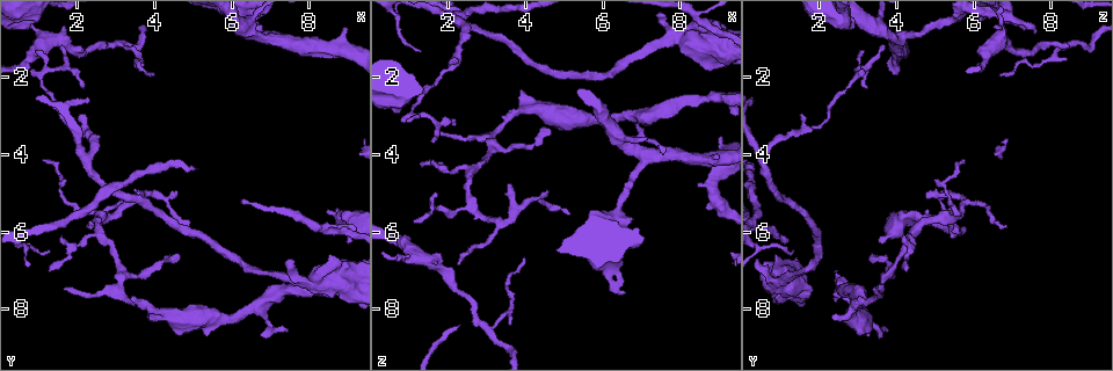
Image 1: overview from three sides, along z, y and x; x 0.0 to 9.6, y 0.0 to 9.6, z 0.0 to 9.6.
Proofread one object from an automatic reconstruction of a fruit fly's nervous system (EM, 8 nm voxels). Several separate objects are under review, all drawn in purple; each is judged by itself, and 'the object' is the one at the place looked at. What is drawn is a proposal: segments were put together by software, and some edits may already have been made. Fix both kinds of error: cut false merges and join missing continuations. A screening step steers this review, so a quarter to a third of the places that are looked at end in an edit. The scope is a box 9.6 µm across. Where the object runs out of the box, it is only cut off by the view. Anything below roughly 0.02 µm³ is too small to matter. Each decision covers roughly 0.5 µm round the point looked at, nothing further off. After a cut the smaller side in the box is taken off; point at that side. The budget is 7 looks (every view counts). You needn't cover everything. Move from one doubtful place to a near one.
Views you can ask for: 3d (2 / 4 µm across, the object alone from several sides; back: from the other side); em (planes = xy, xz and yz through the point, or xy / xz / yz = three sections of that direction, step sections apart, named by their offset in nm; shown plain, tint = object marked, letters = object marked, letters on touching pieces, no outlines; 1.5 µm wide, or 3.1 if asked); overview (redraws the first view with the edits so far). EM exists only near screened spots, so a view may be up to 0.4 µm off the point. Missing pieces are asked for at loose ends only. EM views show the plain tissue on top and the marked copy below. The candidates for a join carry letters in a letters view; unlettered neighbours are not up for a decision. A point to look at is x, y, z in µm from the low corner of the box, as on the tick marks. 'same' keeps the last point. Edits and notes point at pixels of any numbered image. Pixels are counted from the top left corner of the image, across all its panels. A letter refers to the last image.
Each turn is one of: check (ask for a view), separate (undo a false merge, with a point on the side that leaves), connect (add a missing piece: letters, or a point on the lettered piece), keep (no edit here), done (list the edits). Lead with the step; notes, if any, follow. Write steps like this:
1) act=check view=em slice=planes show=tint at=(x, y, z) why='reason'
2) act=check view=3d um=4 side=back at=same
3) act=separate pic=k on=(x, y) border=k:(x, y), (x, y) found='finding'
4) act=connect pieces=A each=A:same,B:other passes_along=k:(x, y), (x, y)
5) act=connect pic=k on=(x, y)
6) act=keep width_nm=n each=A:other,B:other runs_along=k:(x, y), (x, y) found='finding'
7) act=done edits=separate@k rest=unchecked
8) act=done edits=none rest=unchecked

act=check view=em slice=xy step=4 show=letters at=(1.30, 6.50, 1.35) why='an open end'

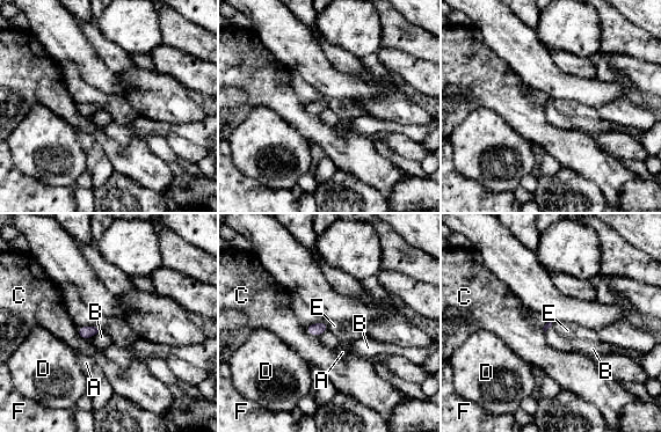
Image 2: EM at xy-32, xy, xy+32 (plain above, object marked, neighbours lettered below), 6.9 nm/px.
act=keep each=A:other,B:other,C:other,D:other,E:other,F:other border=2:(329, 323), (327, 328) found='none of them fits'

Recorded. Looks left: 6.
act=check view=em slice=xz step=4 show=tint at=(3.15, 7.15, 3.70) why='two arms in line, one across'

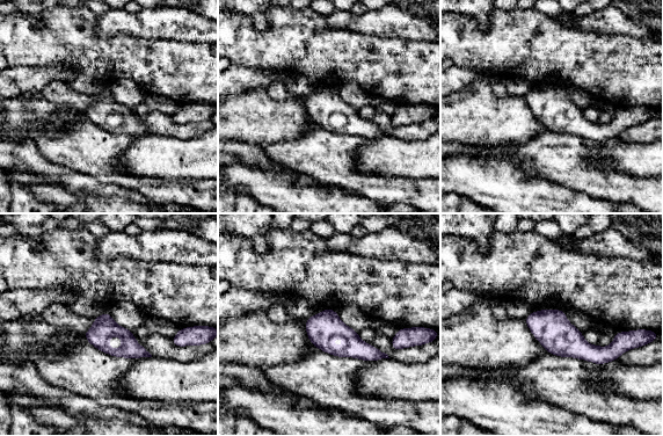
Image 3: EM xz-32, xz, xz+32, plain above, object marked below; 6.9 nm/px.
act=check view=em slice=planes show=letters at=same

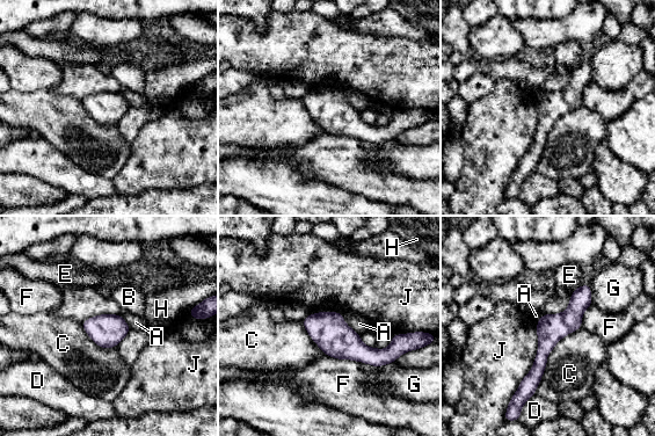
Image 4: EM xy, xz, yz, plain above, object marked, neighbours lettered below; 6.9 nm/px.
act=keep width_nm=200 each=A:other,B:other,C:other,D:other,E:other,F:other,G:other,H:other,J:other border=4:(340, 312), (343, 320), (358, 334) found='all the same neuron'

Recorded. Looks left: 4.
act=check view=3d um=4 at=(1.50, 6.20, 4.30) why='tapers out'

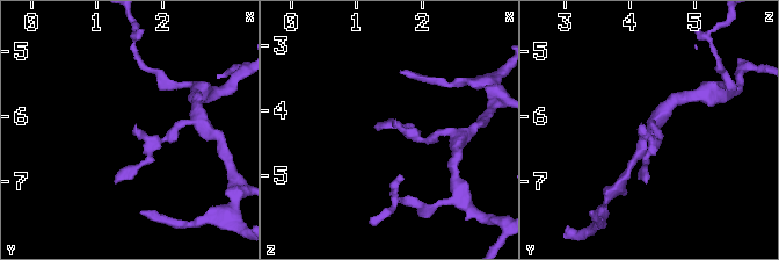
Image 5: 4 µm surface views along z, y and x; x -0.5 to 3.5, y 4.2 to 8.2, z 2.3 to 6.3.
act=check view=em slice=planes show=letters at=(1.60, 6.15, 4.30)

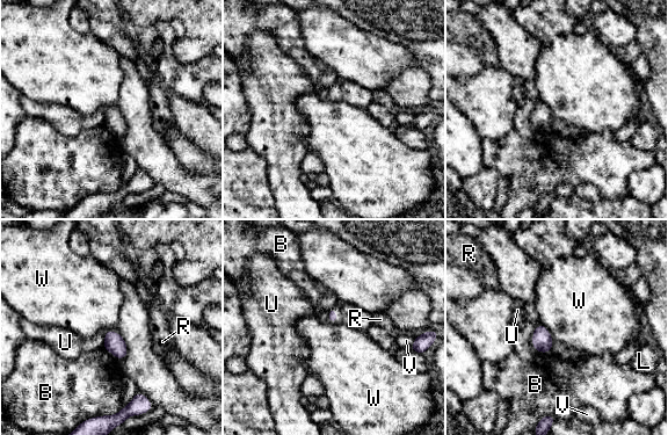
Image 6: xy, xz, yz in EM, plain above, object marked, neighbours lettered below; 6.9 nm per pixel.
act=keep each=B:other,L:other,R:other,U:other,V:other,W:other border=6:(542, 323), (553, 341) found='no lettered piece goes on from it'

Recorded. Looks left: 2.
act=done edits=none rest=unchecked

